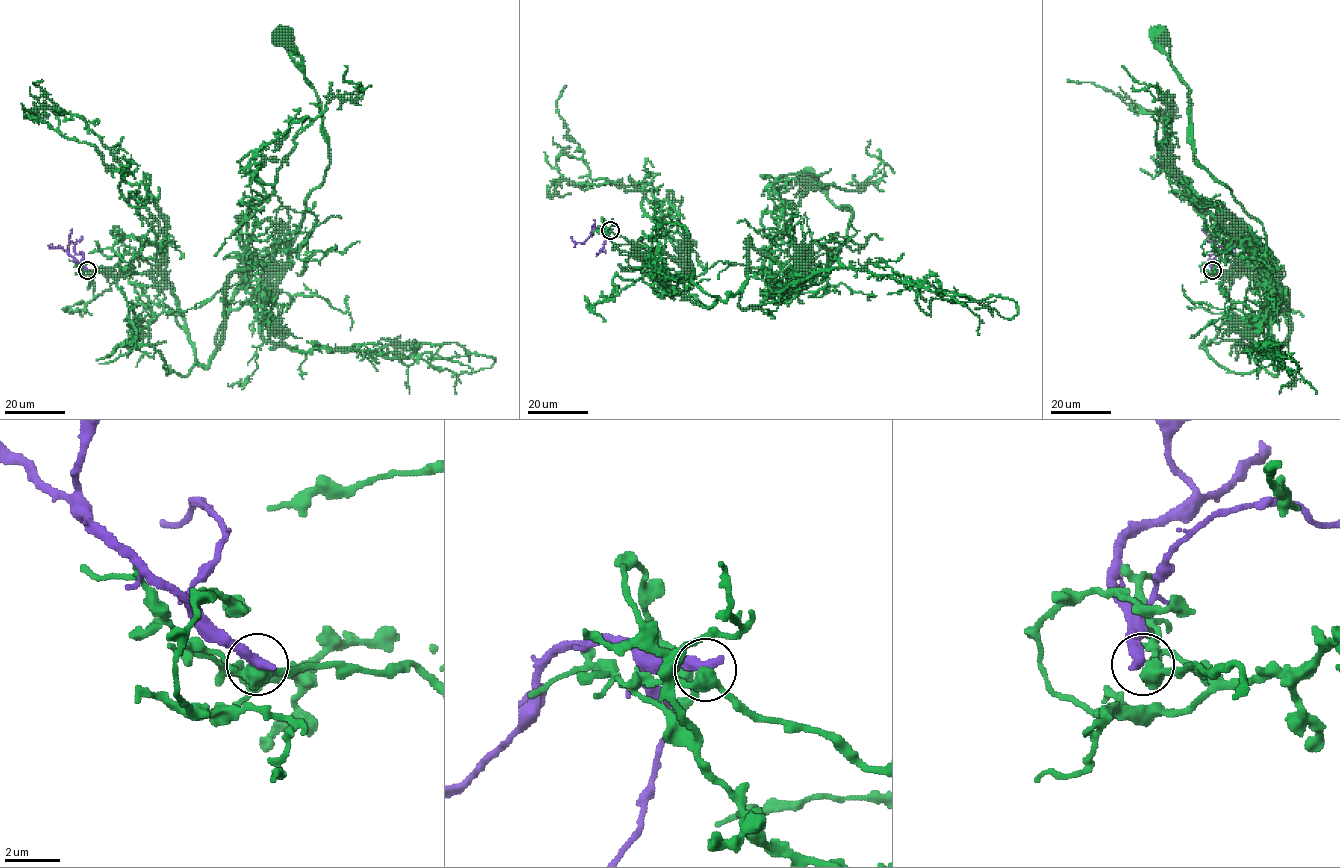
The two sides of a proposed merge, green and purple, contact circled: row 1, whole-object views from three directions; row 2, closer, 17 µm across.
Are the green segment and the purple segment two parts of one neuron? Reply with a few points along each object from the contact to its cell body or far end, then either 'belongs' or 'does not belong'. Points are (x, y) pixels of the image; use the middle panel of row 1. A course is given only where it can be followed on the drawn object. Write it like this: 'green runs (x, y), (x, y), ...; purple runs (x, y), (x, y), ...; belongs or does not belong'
green runs (610, 230), (651, 249), (657, 270), (675, 280), (722, 261), (817, 284), (853, 213), (805, 178); purple runs (610, 230), (603, 231), (606, 236), (603, 247), (597, 253), (606, 250); does not belong

